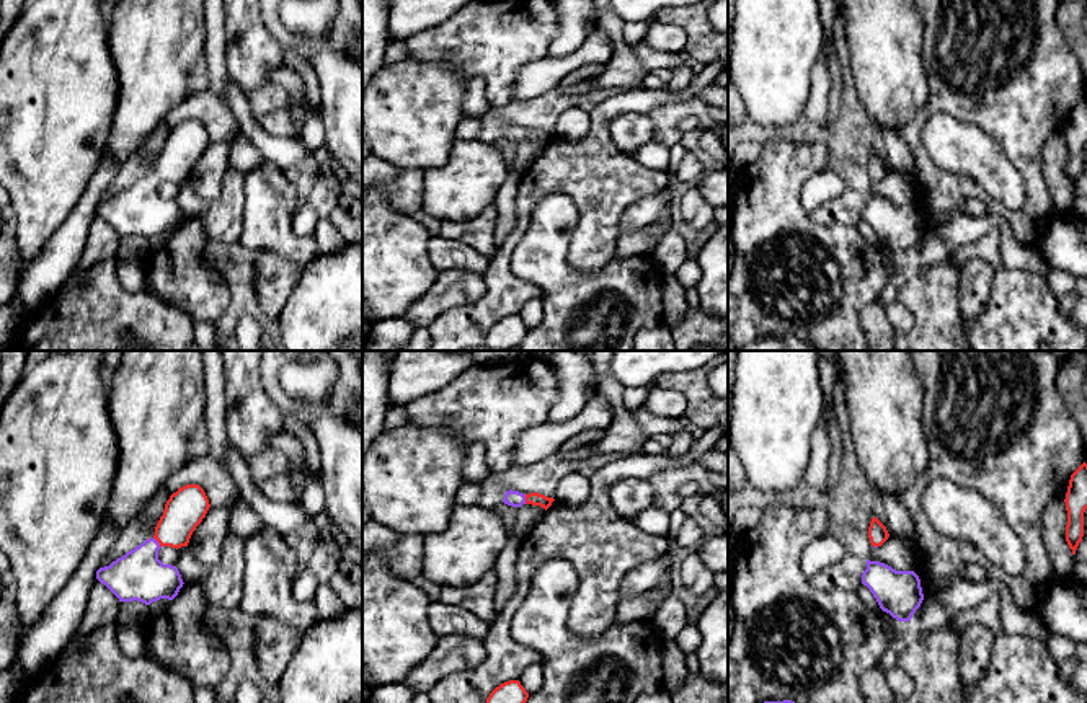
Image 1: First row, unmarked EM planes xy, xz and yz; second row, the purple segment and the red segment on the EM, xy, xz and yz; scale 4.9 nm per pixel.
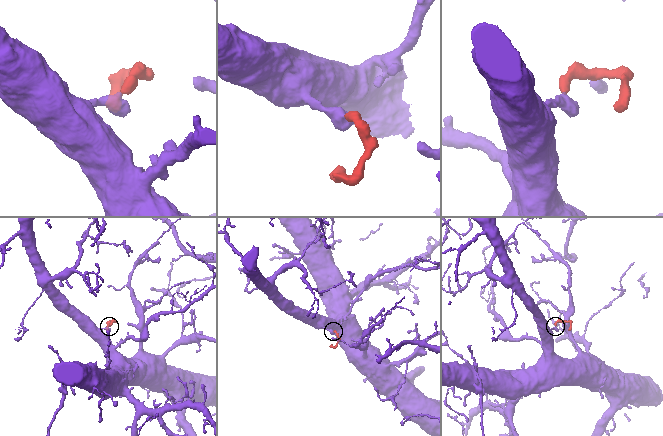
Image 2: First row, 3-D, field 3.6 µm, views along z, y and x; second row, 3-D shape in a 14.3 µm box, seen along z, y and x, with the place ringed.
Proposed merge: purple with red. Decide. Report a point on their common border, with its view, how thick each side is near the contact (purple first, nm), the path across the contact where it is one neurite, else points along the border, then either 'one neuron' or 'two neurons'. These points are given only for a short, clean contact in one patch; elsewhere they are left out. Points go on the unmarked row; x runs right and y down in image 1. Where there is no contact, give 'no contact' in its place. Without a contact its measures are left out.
contact xy (157, 176); calibres 240 and 200 nm; way xy (139, 209), (142, 194), (157, 176), (180, 154), (186, 142); one neuron

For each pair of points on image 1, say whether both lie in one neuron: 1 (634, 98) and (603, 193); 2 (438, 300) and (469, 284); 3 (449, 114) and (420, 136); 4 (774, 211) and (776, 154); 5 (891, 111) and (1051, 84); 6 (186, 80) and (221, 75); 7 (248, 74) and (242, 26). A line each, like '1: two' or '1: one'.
1: one
2: one
3: one
4: one
5: two
6: two
7: one

